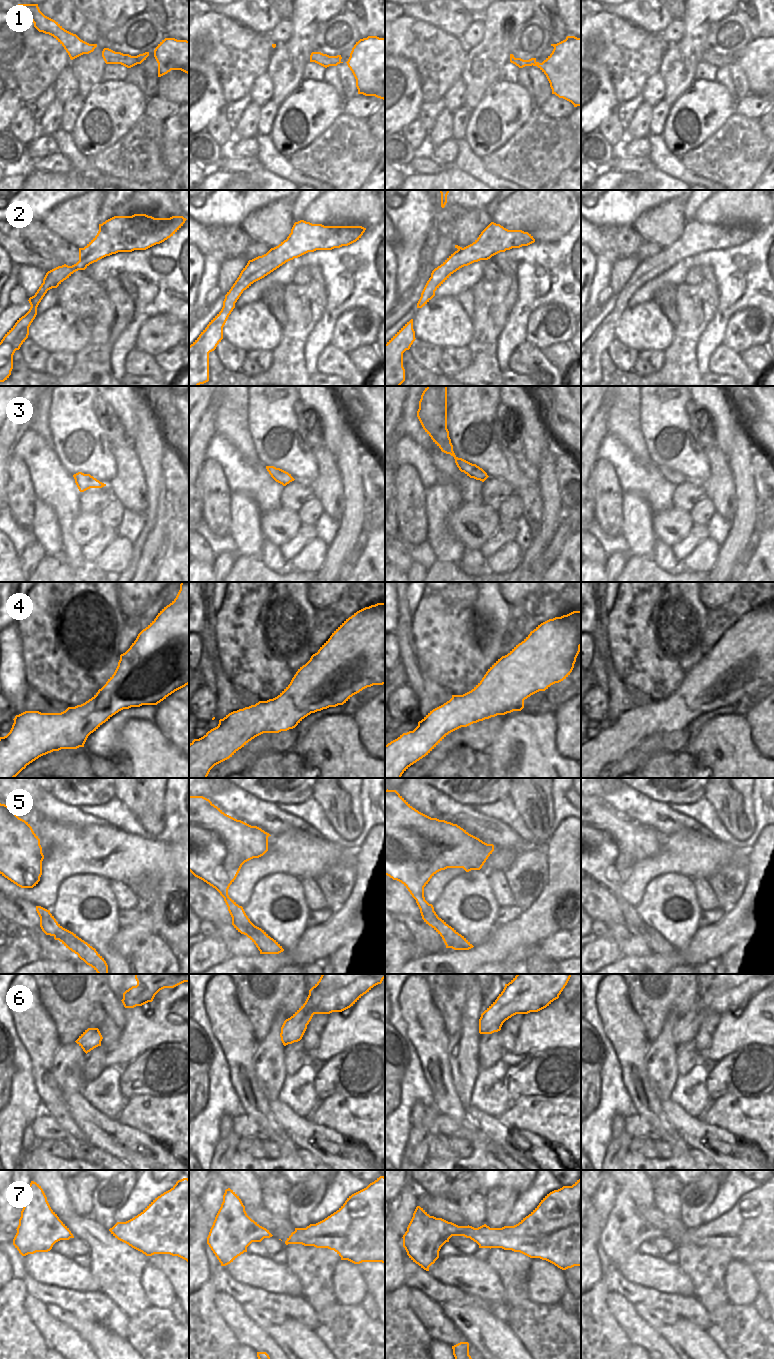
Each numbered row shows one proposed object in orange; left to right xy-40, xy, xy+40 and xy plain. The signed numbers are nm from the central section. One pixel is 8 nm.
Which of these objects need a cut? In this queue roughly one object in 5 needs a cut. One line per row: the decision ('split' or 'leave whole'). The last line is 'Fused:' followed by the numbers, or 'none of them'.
1: leave whole
2: leave whole
3: leave whole
4: leave whole
5: split
6: leave whole
7: leave whole
Fused: 5

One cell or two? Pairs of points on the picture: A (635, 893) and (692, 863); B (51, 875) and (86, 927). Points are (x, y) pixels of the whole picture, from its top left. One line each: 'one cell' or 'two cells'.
A: one cell
B: two cells

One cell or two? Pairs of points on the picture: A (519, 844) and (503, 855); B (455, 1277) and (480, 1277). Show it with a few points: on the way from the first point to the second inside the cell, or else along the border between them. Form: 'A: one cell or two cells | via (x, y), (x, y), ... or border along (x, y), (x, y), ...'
A: two cells | border along (494, 845), (508, 847), (519, 852)
B: one cell | via (461, 1277), (474, 1277)

